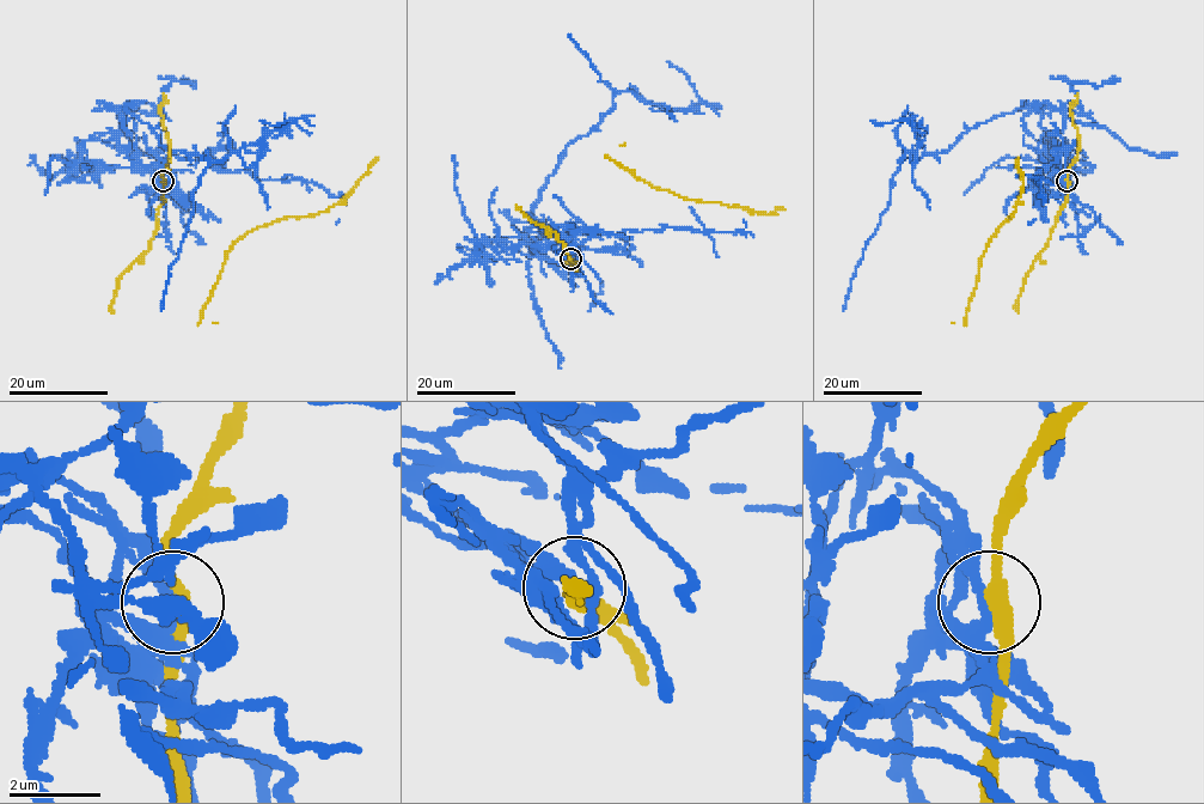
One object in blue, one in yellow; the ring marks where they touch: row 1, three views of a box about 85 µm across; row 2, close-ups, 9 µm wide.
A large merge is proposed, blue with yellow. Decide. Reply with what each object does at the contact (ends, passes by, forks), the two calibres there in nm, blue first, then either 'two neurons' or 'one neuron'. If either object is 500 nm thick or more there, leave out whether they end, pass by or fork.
blue passes by; yellow passes by; 240 nm thick on the blue side, 340 nm on the other; two neurons

